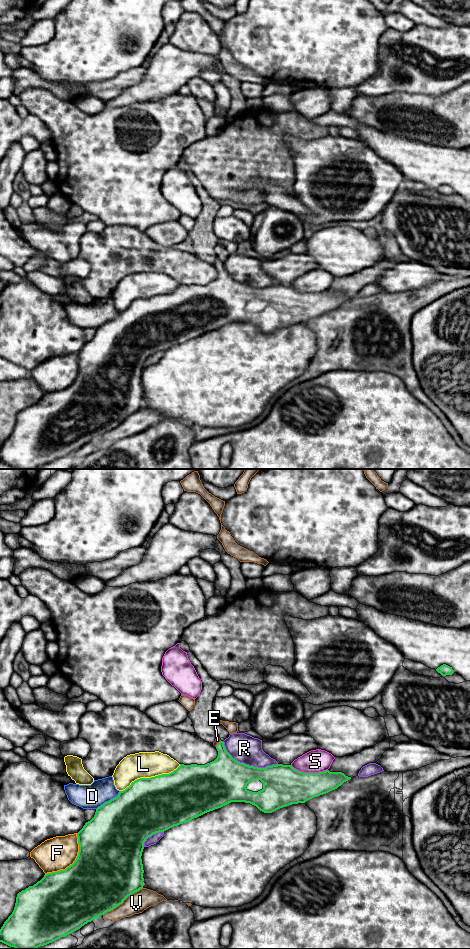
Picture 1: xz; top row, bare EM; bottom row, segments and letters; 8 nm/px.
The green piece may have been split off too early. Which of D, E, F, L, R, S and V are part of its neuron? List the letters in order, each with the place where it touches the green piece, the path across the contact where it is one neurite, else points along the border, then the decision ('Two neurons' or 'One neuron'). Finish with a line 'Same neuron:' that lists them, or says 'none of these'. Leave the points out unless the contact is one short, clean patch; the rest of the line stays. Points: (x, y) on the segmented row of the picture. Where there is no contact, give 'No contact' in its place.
D: Touches green at xz (108, 801). Two neurons
E: Touches green at xz (218, 743). Path across: xz (224, 773), (224, 758), (218, 743), (217, 740). One neuron
F: Touches green at xz (74, 862). Two neurons
L: Touches green at xz (151, 777). Two neurons
R: Touches green at xz (247, 765). Two neurons
S: Touches green at xz (309, 773). Two neurons
V: Touches green at xz (122, 902). Two neurons
Same neuron: E

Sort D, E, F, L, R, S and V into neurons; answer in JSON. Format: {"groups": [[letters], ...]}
{"groups": [["D"], ["E"], ["F"], ["L"], ["R"], ["S"], ["V"]]}

